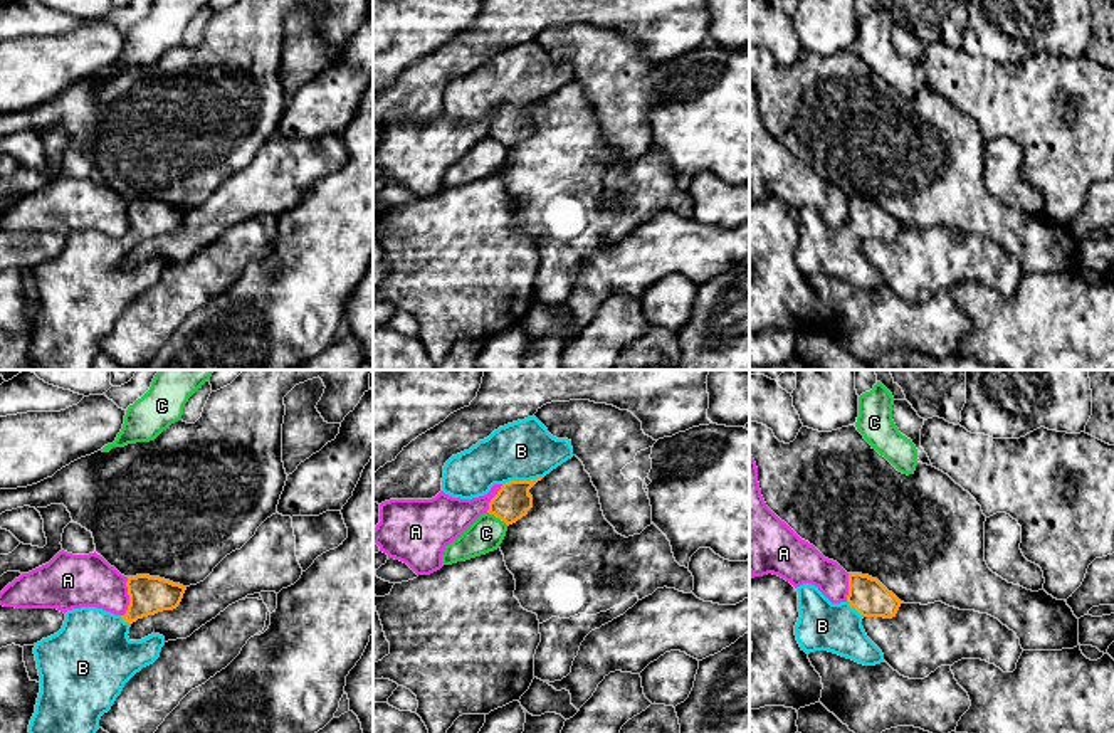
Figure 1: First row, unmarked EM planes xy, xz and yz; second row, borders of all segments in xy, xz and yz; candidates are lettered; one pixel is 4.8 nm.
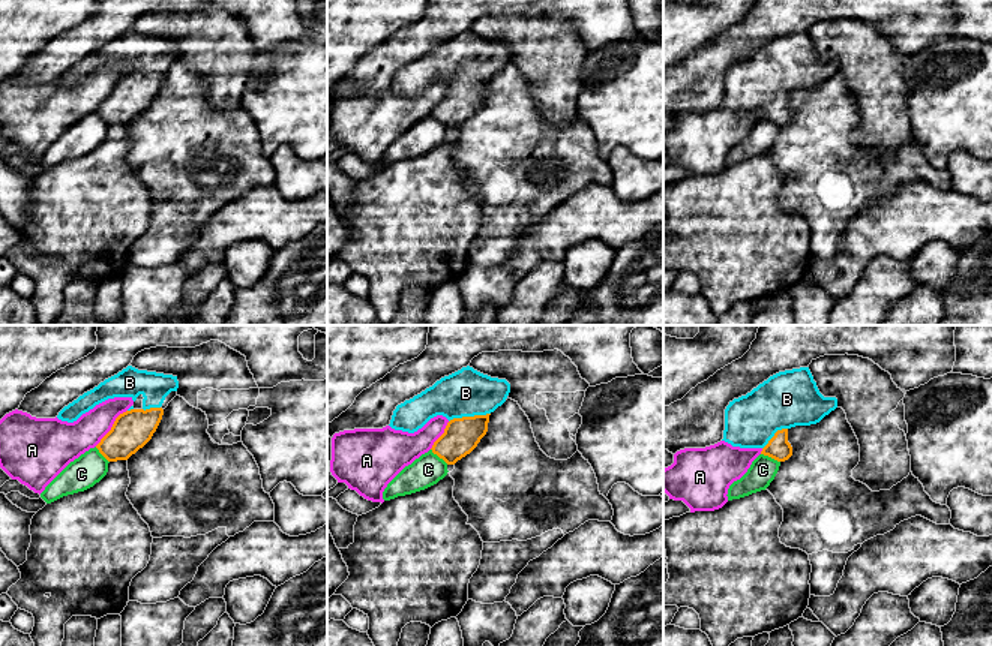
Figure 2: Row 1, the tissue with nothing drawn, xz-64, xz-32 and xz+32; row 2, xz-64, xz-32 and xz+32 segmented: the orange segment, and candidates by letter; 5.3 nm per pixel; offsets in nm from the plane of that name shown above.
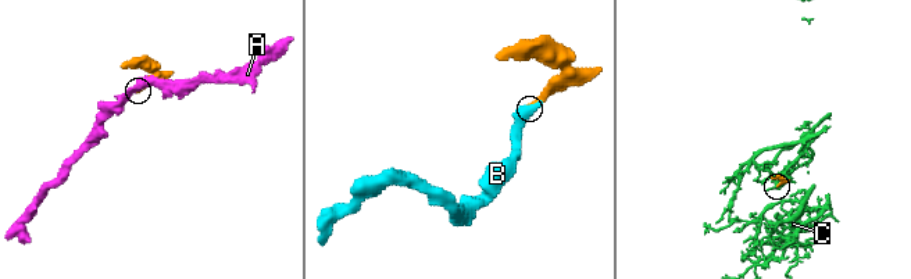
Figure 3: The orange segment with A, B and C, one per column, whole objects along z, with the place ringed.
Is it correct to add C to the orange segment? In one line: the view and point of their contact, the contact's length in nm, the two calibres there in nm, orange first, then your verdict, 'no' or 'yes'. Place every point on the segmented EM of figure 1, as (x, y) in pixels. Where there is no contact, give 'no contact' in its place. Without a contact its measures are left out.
xz (498, 516) | 120 nm | 170/170 nm | no

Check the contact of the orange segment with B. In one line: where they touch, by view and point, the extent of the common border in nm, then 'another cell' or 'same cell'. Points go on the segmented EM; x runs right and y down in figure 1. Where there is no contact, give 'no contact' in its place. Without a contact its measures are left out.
xz (521, 481) | 200 nm | same cell

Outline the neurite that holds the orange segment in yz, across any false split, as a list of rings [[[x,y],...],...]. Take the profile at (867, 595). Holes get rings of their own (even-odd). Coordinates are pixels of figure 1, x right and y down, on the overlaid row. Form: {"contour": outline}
{"contour": [[[849,573],[847,602],[862,617],[896,617],[901,600],[889,592],[877,578],[862,573]]]}

